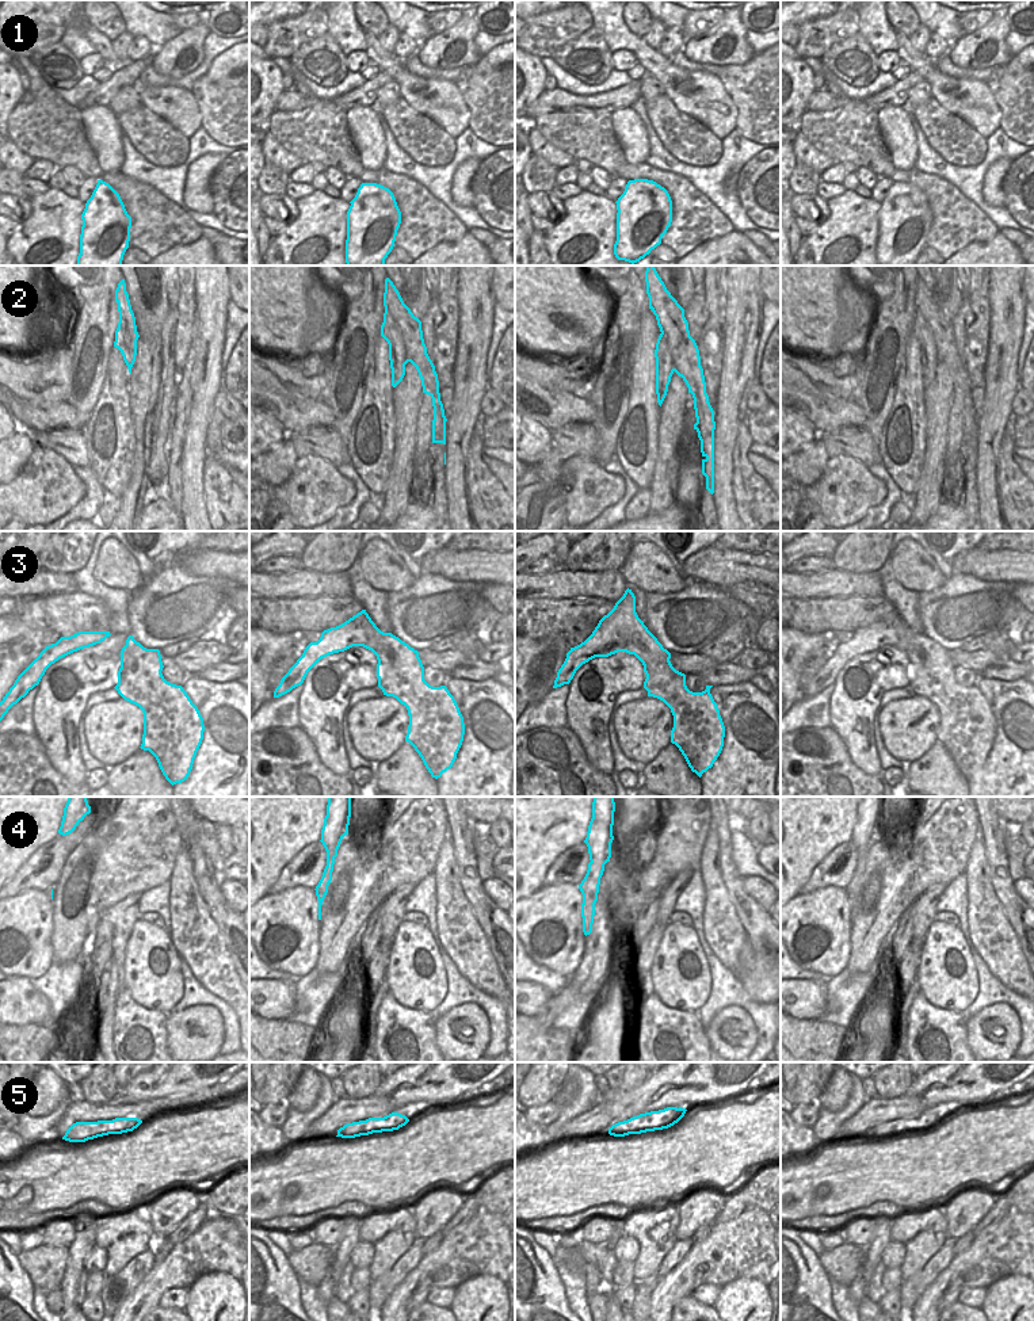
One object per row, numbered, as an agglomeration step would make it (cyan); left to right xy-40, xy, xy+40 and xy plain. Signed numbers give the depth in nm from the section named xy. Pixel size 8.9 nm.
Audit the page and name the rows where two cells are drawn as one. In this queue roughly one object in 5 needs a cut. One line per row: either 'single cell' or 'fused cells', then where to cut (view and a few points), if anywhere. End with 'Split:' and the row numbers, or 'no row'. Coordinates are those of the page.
1: single cell | no cut
2: fused cells | xy (385, 301), (401, 333), (408, 361)
3: single cell | no cut
4: single cell | no cut
5: single cell | no cut
Split: 2

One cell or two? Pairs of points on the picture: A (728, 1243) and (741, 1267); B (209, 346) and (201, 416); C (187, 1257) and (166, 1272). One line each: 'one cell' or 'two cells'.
A: one cell
B: one cell
C: one cell

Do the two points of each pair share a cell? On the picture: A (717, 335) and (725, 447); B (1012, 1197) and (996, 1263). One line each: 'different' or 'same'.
A: different
B: different

